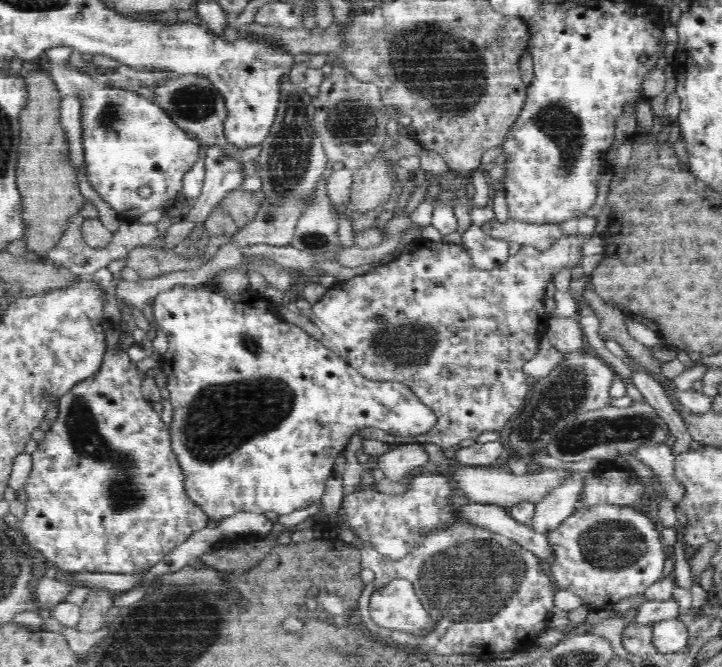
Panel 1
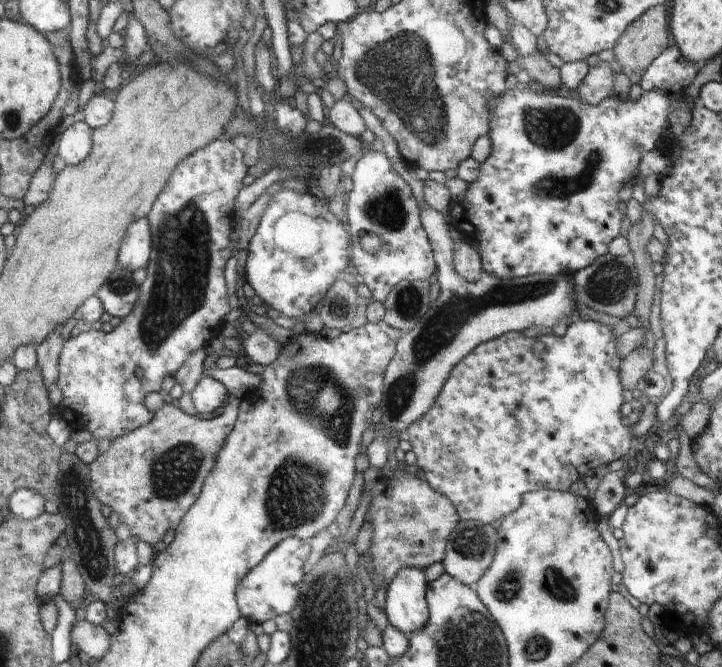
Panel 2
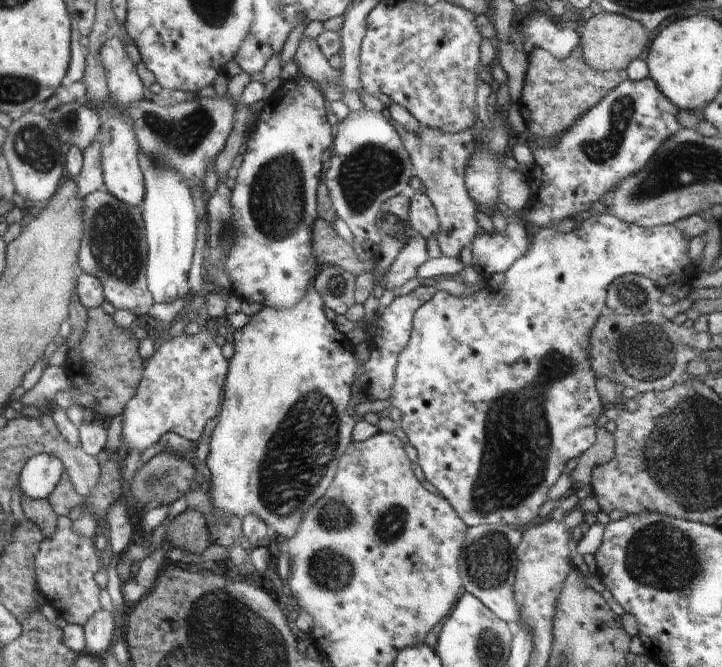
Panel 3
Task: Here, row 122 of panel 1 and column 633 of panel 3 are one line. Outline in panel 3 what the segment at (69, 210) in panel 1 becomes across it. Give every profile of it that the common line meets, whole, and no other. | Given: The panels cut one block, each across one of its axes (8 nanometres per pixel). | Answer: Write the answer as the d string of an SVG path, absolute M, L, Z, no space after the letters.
M604 11L592 15L580 30L583 57L596 70L621 70L625 72L630 62L634 58L638 58L644 52L644 48L648 46L650 38L648 38L644 27L643 23L624 15L605 13Z

